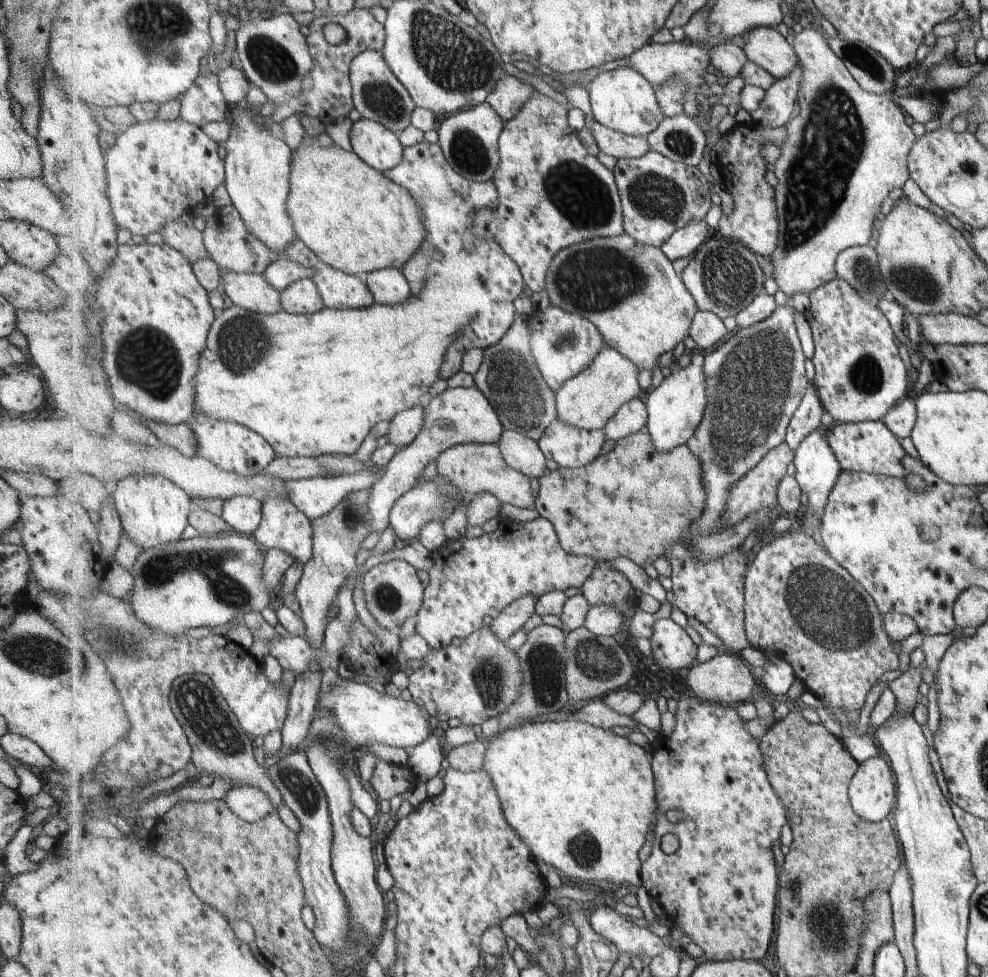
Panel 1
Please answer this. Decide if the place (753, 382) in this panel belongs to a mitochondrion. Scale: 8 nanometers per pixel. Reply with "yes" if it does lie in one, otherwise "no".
yes

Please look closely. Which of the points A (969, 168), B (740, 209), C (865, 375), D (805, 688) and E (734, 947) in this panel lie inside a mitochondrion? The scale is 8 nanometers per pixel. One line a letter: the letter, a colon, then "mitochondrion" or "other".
A: other
B: other
C: mitochondrion
D: other
E: other

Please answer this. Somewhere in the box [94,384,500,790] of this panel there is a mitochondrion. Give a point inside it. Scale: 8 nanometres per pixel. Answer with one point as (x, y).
(212, 564)

